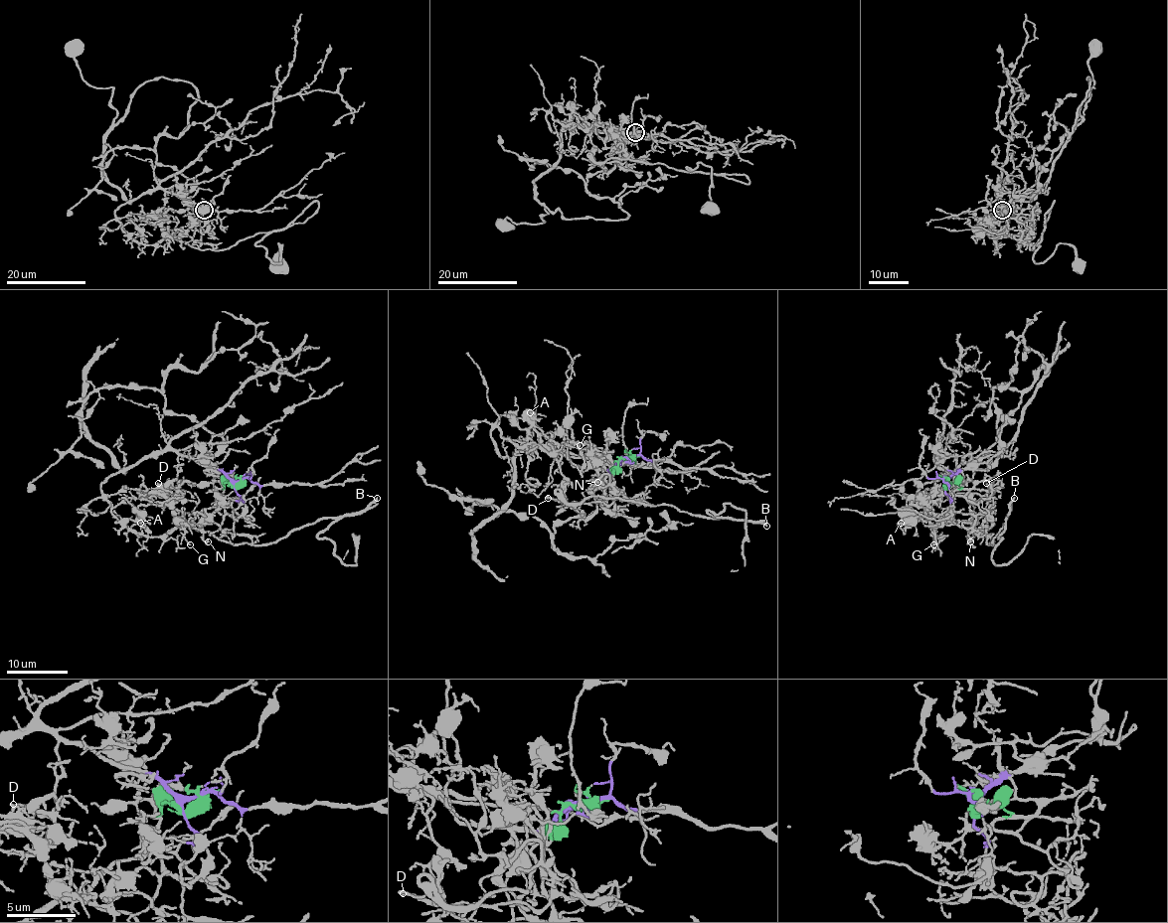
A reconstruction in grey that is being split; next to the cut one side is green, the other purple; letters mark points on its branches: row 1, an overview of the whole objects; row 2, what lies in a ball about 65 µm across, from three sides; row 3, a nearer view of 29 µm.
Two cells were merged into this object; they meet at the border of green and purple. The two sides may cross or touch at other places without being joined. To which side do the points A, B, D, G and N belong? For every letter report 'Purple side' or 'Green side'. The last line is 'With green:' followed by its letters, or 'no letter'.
A: Green side
B: Green side
D: Green side
G: Green side
N: Green side
With green: A, B, D, G, N

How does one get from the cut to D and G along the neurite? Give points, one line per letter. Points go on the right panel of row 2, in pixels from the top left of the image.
D: (944, 482), (956, 484), (953, 493), (987, 516), (993, 502), (985, 484)
G: (944, 482), (956, 484), (953, 493), (987, 516), (978, 515), (969, 528), (932, 527), (933, 544)

